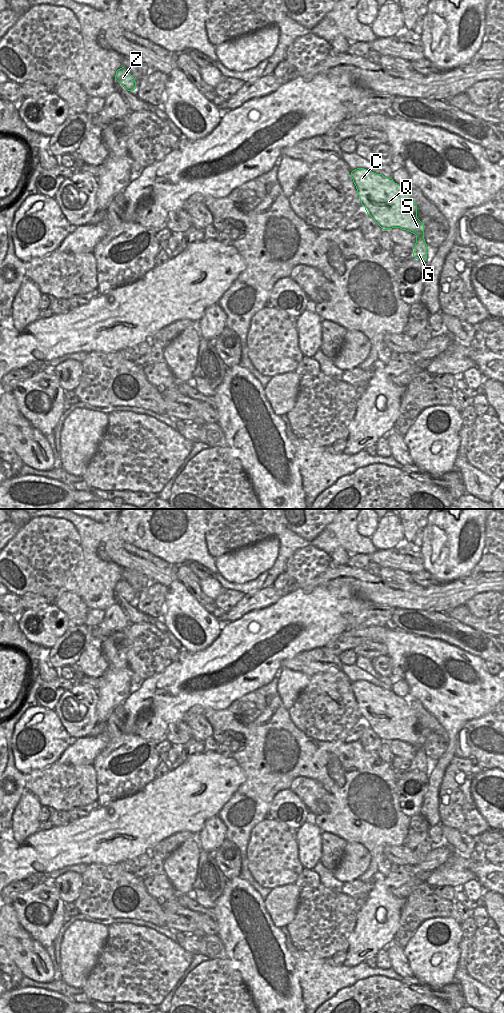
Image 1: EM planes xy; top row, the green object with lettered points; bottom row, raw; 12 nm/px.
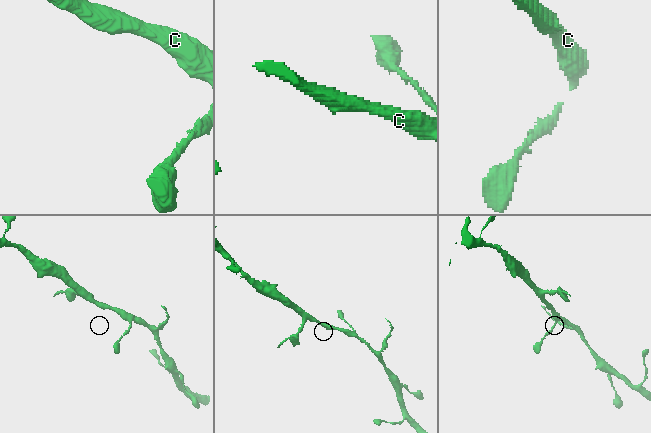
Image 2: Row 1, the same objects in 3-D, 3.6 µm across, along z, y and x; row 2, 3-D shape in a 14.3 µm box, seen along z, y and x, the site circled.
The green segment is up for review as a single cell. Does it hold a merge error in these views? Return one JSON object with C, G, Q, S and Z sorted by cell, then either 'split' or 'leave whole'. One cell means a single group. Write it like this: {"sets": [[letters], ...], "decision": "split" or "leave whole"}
{"sets": [["C", "G", "Q", "S", "Z"]], "decision": "leave whole"}

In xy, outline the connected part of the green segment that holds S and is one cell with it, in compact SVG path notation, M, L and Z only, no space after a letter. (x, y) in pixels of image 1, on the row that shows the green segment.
M364 168L351 172L361 204L368 215L383 229L400 228L416 235L413 256L427 259L424 223L417 218L417 205L405 187L393 179Z

